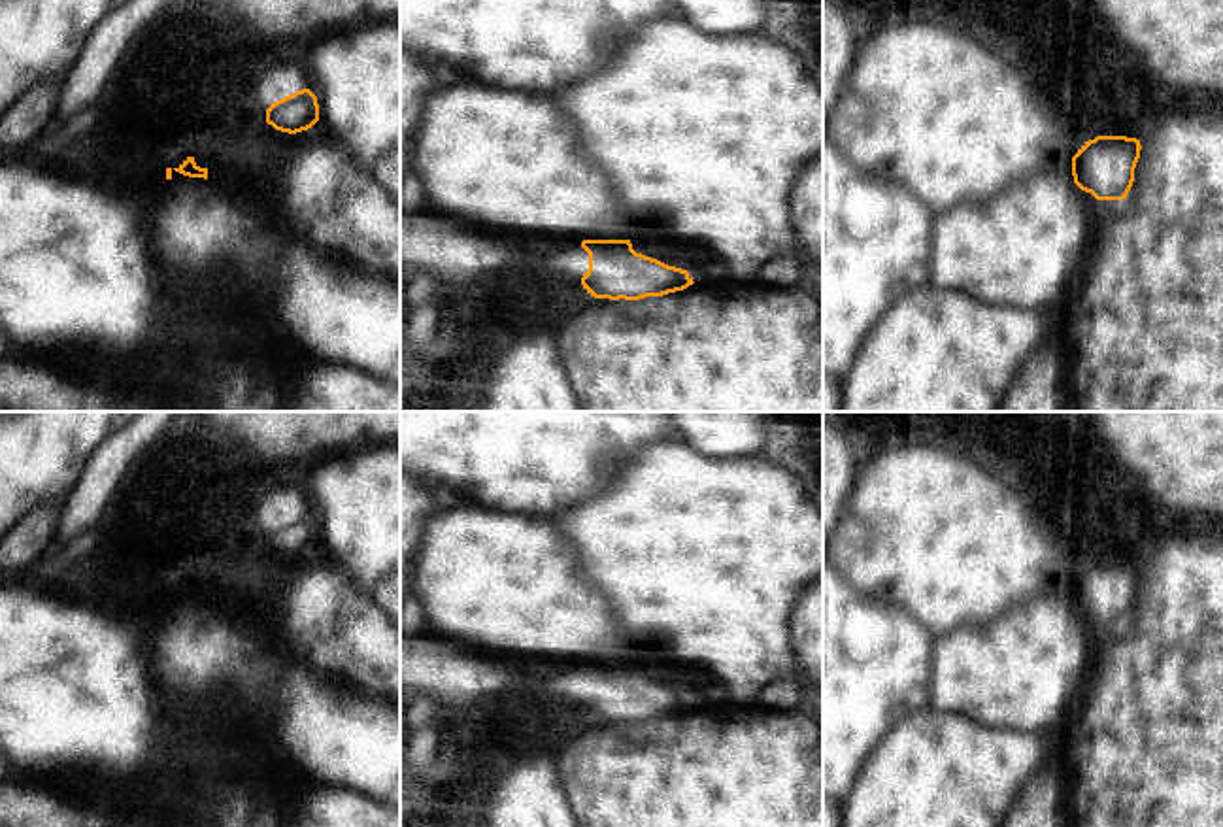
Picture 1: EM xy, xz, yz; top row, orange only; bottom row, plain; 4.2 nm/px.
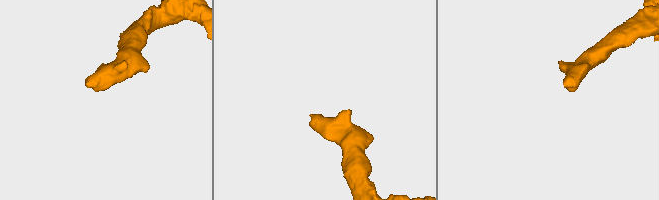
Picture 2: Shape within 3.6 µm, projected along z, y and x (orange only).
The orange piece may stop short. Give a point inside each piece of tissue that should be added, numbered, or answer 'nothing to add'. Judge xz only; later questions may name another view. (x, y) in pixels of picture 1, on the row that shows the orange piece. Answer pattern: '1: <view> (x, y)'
1: xz (461, 257)

